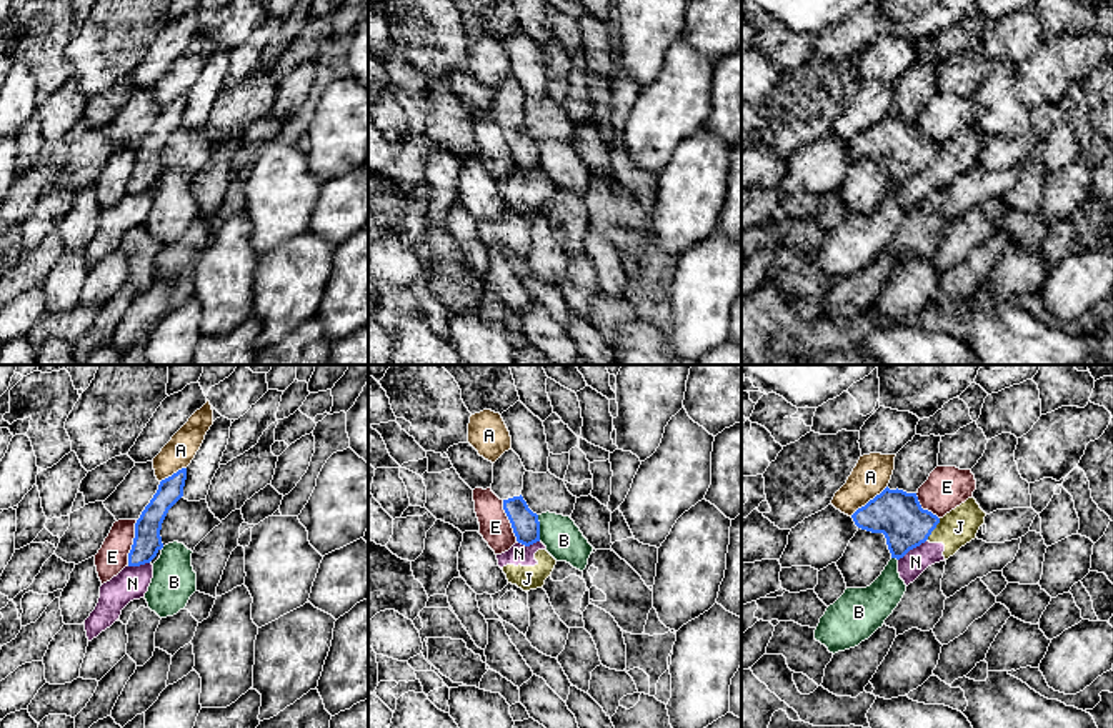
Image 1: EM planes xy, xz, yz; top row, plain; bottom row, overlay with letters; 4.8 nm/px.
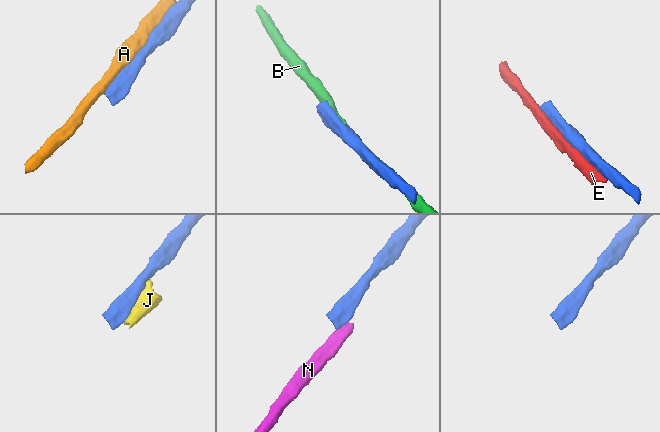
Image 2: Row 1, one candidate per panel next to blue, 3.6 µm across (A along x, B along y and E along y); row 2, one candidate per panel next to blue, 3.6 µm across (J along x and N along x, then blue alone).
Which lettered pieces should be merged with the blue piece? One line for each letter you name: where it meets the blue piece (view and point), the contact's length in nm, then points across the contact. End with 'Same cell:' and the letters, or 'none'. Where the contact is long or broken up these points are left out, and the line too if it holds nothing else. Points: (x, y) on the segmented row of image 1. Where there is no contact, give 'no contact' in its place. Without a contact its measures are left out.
Same cell: none

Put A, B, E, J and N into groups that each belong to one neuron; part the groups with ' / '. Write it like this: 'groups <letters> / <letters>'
groups A / B / E / J N

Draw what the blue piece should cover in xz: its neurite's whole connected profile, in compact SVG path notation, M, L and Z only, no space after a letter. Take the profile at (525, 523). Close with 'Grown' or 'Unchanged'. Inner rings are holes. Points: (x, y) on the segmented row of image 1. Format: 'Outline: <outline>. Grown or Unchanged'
Outline: M508 450L493 463L492 491L503 501L517 541L530 546L540 541L540 521L522 496L525 466L520 456Z. Grown

